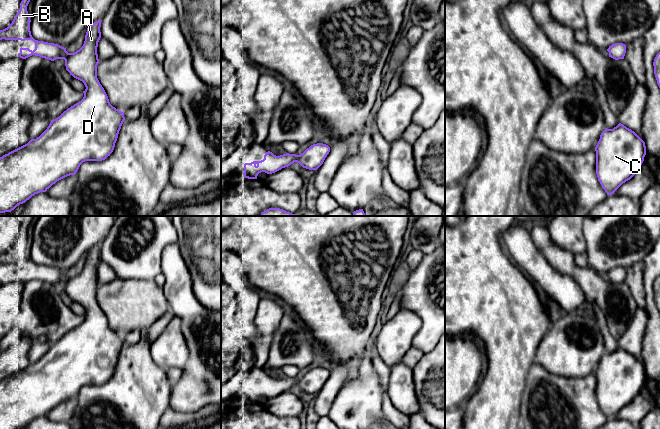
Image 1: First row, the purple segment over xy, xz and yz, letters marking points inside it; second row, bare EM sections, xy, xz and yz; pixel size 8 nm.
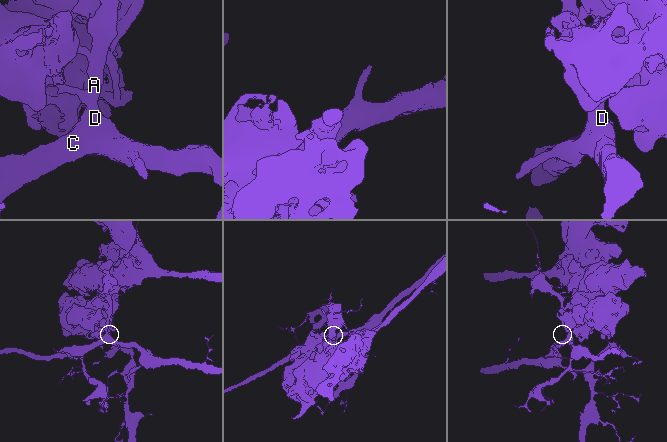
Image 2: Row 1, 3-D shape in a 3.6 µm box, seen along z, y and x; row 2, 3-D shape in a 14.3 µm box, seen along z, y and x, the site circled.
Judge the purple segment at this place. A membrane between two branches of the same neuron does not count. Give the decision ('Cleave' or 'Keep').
Cleave

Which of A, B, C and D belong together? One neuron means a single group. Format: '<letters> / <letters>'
A C D / B

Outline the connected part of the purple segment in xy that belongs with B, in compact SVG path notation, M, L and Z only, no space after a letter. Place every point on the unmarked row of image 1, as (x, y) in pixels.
M23 216L20 233L17 236L12 247L5 253L0 254L0 264L33 264L35 266L35 273L32 275L29 272L20 272L18 281L26 283L32 279L40 280L47 283L50 274L66 274L66 272L44 265L35 264L30 255L30 240L27 235L27 230L33 220L33 216Z

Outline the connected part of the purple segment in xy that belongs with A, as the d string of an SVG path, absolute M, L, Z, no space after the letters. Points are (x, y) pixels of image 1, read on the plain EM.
M101 244L87 252L83 270L74 277L66 274L50 274L47 283L54 285L64 283L66 294L74 302L82 305L86 311L84 321L59 341L51 344L47 353L36 363L0 381L0 429L20 429L35 418L46 416L57 405L75 399L80 389L85 385L102 385L113 376L119 355L125 344L124 337L113 331L108 320L97 302L97 289L99 287L97 271L101 262Z

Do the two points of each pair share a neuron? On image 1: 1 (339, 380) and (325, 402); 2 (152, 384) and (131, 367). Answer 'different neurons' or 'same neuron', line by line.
1: same neuron
2: same neuron

